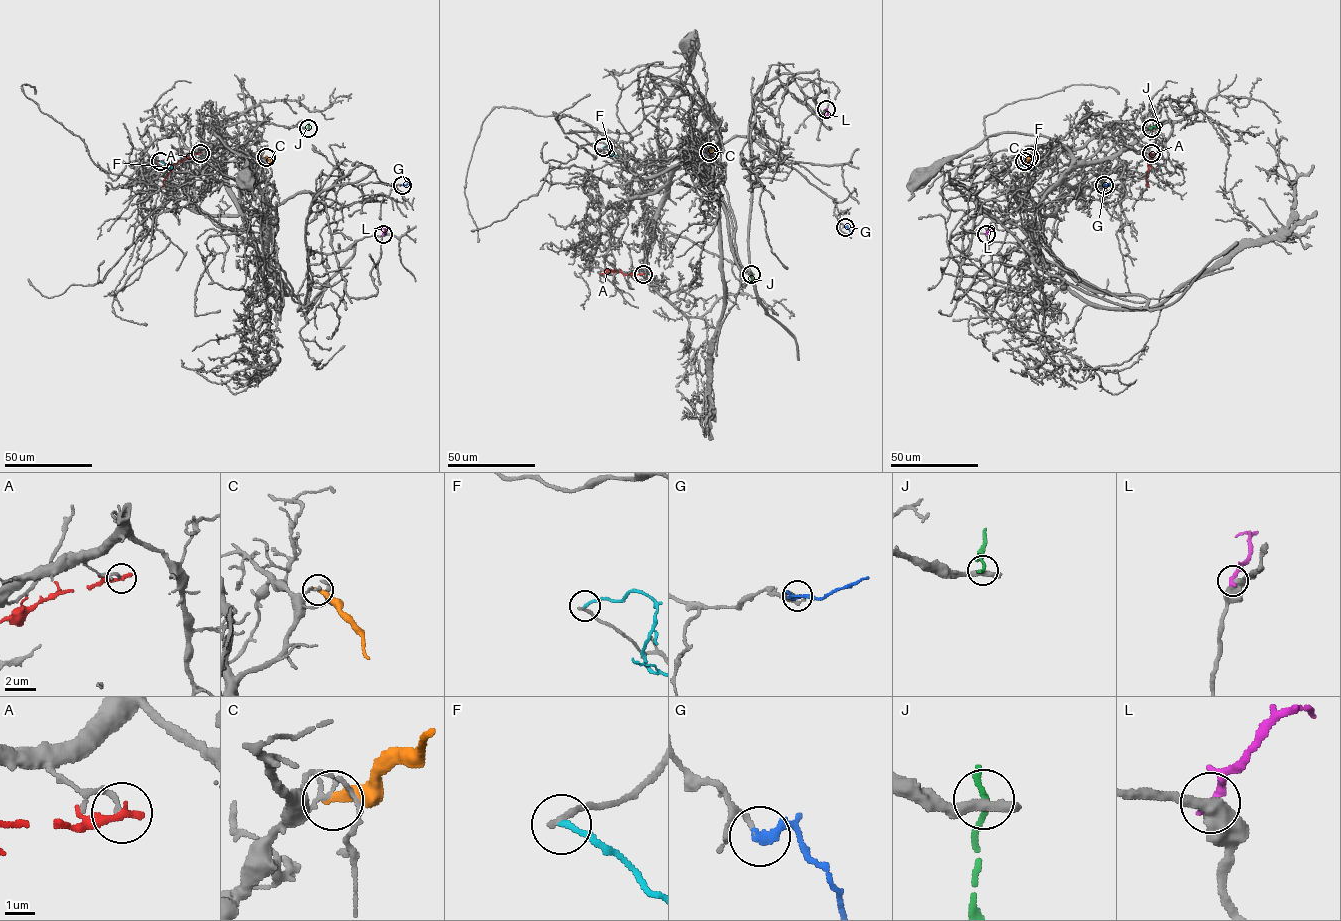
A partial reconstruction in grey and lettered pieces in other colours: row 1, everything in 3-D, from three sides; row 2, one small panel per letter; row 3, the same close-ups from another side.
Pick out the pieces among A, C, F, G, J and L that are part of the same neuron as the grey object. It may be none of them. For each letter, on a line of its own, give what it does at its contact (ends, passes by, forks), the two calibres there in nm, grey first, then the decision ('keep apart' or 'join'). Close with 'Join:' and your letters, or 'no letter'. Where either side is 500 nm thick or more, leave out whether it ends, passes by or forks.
A: it ends there; 160 nm thick on the grey side, 320 nm on the other; keep apart
C: it ends there; 200 nm thick on the grey side, 360 nm on the other; keep apart
F: it ends there; 220 nm thick on the grey side, 180 nm on the other; keep apart
G: it ends there; 150 nm thick on the grey side, 280 nm on the other; join
J: it ends there; 480 nm thick on the grey side, 280 nm on the other; keep apart
L: 550 nm thick on the grey side, 320 nm on the other; keep apart
Join: G

